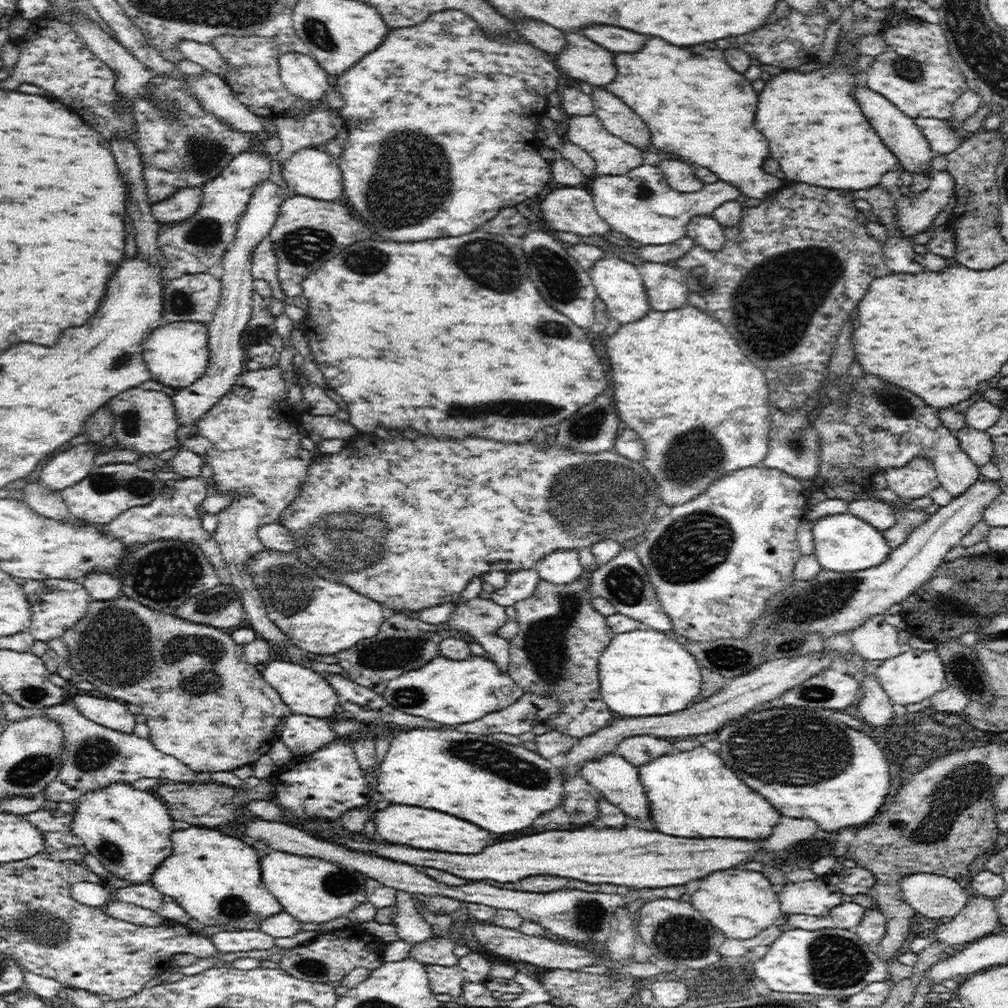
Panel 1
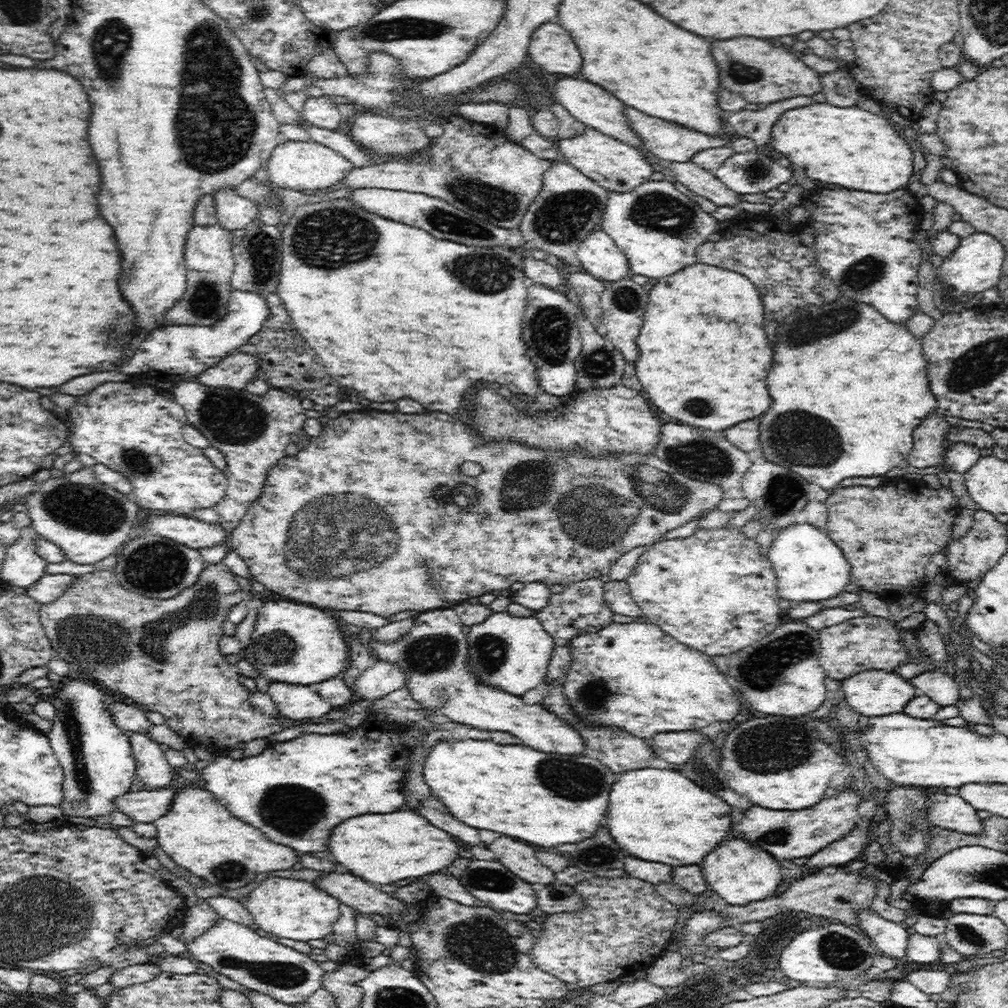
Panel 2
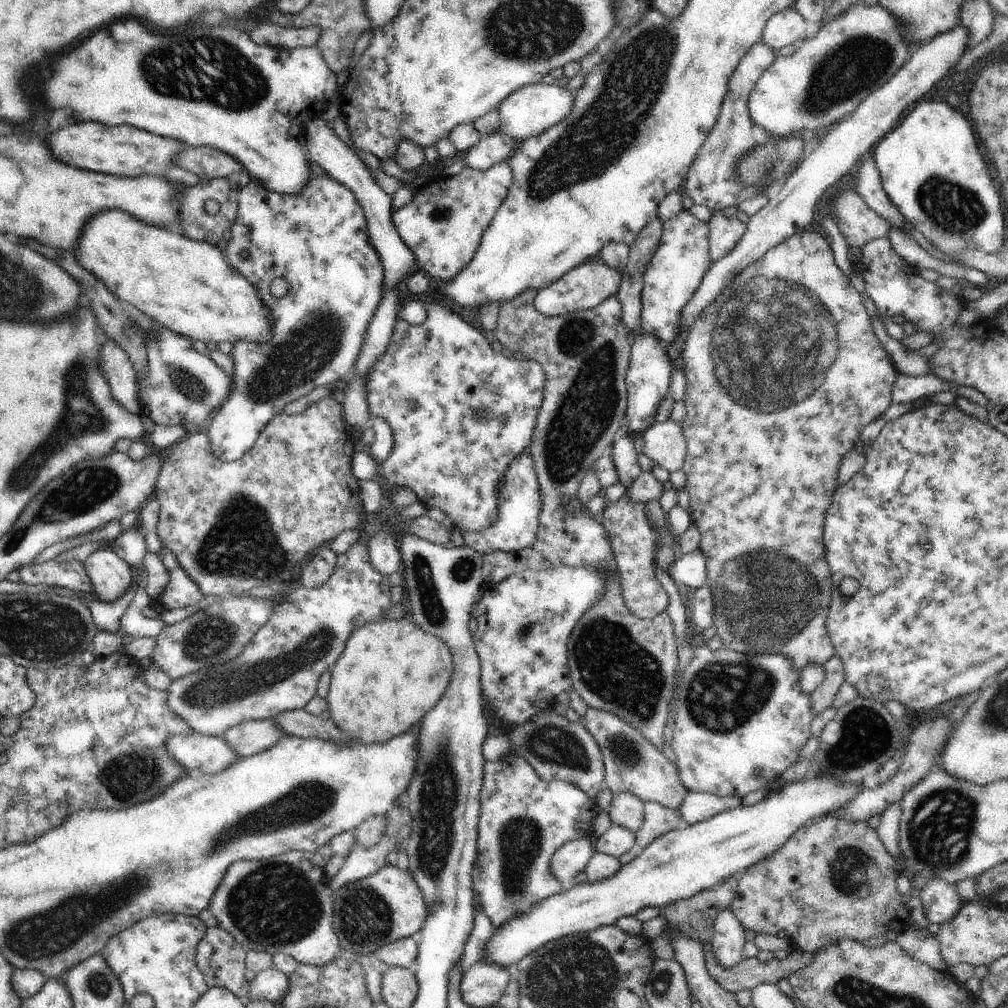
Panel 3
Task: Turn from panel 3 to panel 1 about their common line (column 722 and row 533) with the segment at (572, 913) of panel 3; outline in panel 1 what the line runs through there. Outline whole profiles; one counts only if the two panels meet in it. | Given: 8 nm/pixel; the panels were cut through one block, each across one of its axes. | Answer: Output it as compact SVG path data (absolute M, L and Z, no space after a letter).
M846 512L820 518L812 530L814 556L823 569L836 572L854 572L882 564L892 552L884 532L862 519Z

